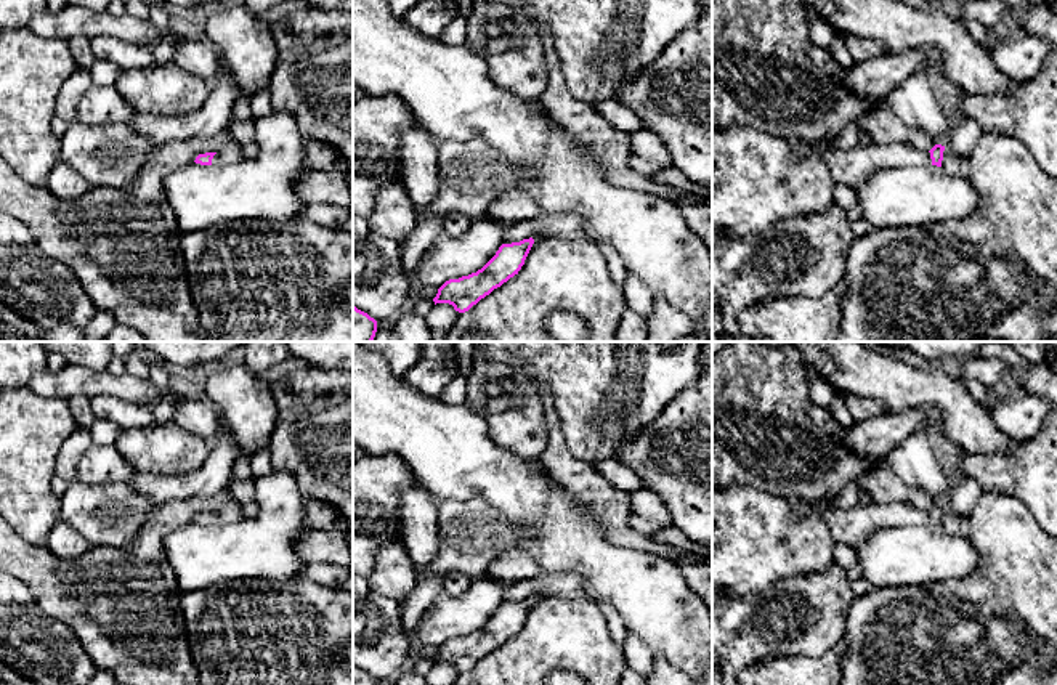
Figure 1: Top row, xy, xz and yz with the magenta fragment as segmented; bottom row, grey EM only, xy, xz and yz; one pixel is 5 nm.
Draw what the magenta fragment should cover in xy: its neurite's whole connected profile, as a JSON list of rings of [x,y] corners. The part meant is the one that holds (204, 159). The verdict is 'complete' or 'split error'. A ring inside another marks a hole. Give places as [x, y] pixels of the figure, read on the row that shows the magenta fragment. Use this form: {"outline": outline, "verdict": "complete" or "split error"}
{"outline": [[[229,140],[218,152],[199,154],[194,162],[200,165],[237,164],[244,160],[241,148],[239,143]]], "verdict": "split error"}

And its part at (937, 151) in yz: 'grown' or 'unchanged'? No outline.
grown

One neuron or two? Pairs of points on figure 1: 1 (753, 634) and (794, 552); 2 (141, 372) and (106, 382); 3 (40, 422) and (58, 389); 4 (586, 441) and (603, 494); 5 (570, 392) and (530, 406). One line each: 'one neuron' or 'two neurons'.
1: two neurons
2: two neurons
3: two neurons
4: two neurons
5: two neurons

